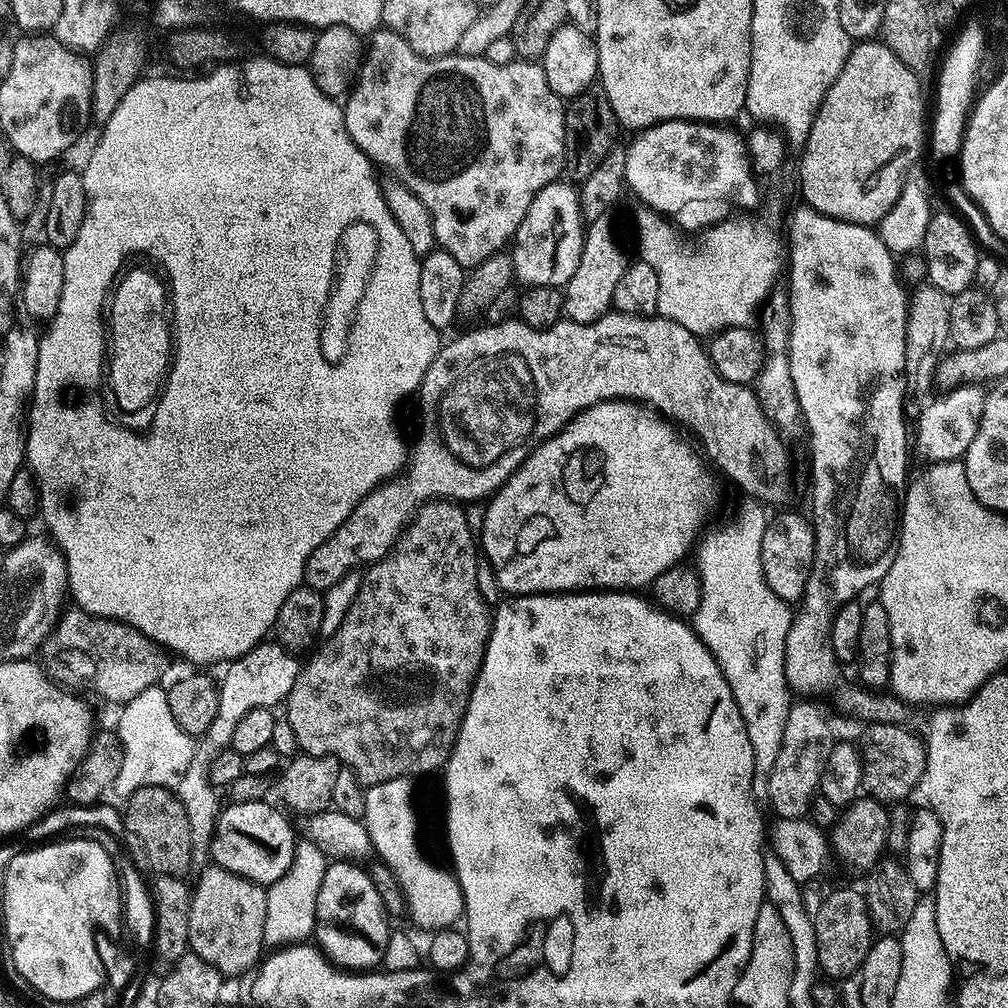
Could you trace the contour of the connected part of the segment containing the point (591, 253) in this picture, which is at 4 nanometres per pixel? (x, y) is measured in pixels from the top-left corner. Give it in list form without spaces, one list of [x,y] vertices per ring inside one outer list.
[[[606,215],[587,225],[578,270],[574,270],[570,282],[562,289],[564,316],[579,324],[593,324],[610,311],[614,286],[618,286],[618,281],[630,263],[629,257],[624,257],[624,248],[616,237],[616,228],[612,225],[612,219],[611,215]]]

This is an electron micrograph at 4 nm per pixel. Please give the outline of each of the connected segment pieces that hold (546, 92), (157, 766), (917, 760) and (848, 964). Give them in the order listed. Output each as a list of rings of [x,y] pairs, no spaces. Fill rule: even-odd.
[[[377,30],[371,33],[366,51],[363,53],[363,64],[359,75],[352,84],[346,99],[343,101],[344,125],[350,138],[359,146],[377,169],[389,168],[395,179],[408,188],[418,198],[422,198],[422,206],[430,210],[434,222],[436,243],[443,251],[452,255],[466,270],[476,268],[486,258],[501,251],[504,243],[511,241],[516,235],[522,218],[526,218],[526,210],[530,210],[530,202],[546,185],[561,179],[565,171],[564,163],[564,110],[565,101],[550,90],[550,82],[546,82],[543,67],[536,62],[517,62],[506,66],[494,66],[494,62],[485,60],[483,56],[423,56],[414,51],[397,32]]]
[[[160,686],[148,688],[137,697],[130,698],[119,712],[120,721],[114,725],[114,731],[120,738],[124,757],[115,787],[121,788],[124,794],[130,794],[142,786],[162,786],[175,790],[178,782],[182,782],[182,774],[186,774],[186,766],[190,766],[194,740],[186,735],[178,722],[174,722],[167,691]]]
[[[873,723],[872,728],[864,736],[862,743],[862,755],[864,758],[864,788],[867,795],[873,796],[875,800],[881,802],[904,802],[911,792],[915,793],[920,786],[920,780],[924,777],[926,770],[926,754],[923,739],[916,736],[904,724],[881,724]]]
[[[840,888],[832,892],[820,904],[820,909],[815,909],[812,921],[816,931],[816,945],[818,946],[819,971],[828,976],[833,976],[837,982],[848,979],[866,958],[872,949],[874,939],[874,925],[872,915],[868,913],[868,901],[863,891],[855,892],[852,888]]]

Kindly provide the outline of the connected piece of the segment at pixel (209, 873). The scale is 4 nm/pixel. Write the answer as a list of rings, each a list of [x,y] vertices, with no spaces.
[[[212,862],[209,865],[201,870],[196,888],[194,884],[191,889],[189,949],[198,954],[198,958],[210,962],[225,977],[251,973],[259,965],[266,948],[264,931],[268,894],[265,885],[242,878],[221,864]]]

